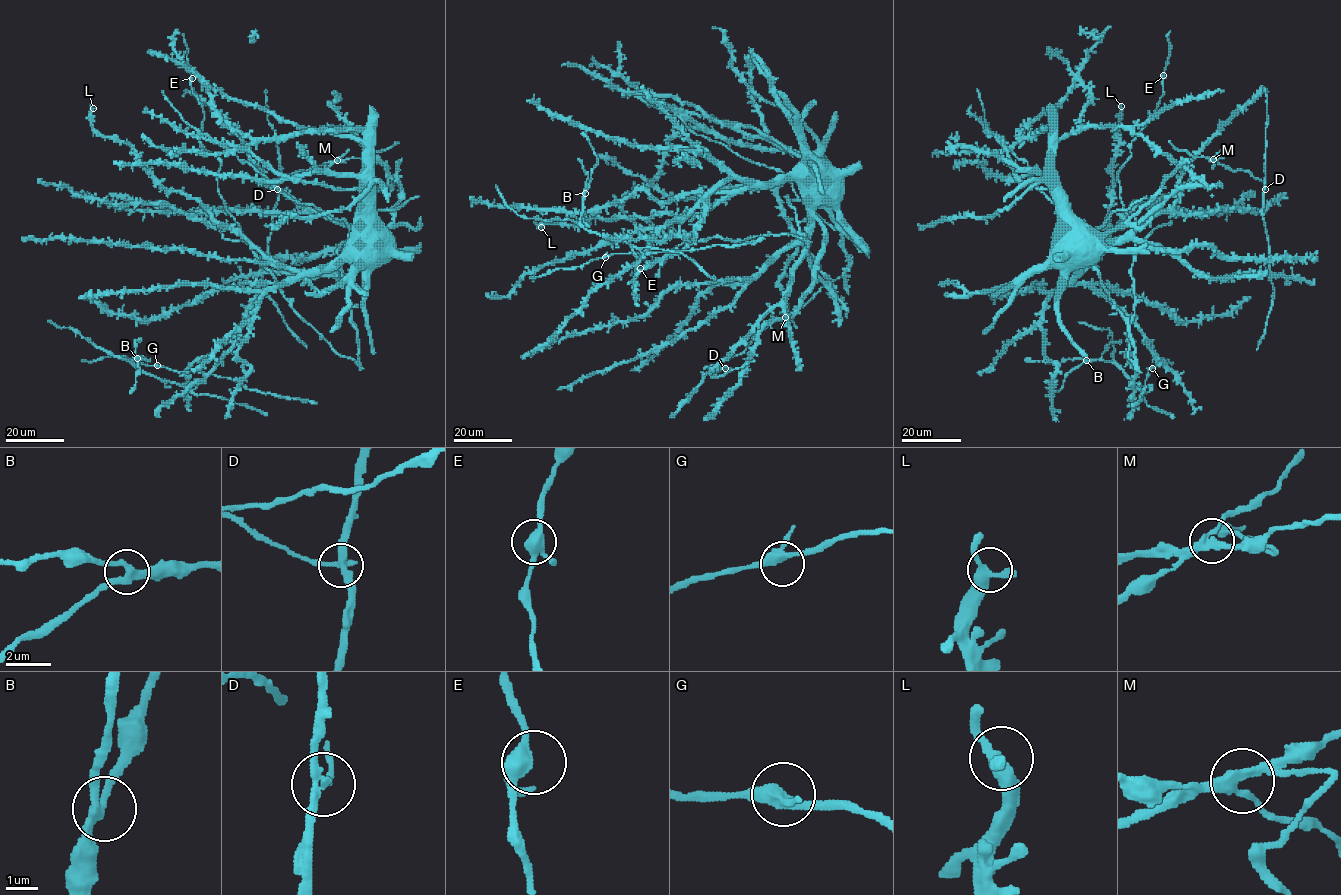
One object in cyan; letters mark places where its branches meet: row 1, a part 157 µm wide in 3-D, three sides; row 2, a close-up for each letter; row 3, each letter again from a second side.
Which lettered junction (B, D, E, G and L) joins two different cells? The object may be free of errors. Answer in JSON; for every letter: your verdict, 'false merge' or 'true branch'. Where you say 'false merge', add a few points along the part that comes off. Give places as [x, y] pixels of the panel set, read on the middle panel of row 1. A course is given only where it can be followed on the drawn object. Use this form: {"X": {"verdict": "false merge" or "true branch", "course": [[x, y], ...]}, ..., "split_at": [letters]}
{"B": {"verdict": "true branch"}, "D": {"verdict": "false merge", "course": [[725, 368], [708, 367], [741, 354], [756, 335], [773, 322], [797, 311], [818, 290], [847, 273]]}, "E": {"verdict": "true branch"}, "G": {"verdict": "true branch"}, "L": {"verdict": "true branch"}, "split_at": ["D"]}

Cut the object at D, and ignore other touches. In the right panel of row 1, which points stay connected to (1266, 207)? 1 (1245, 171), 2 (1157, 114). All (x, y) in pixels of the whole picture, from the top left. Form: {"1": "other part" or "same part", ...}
{"1": "other part", "2": "same part"}

